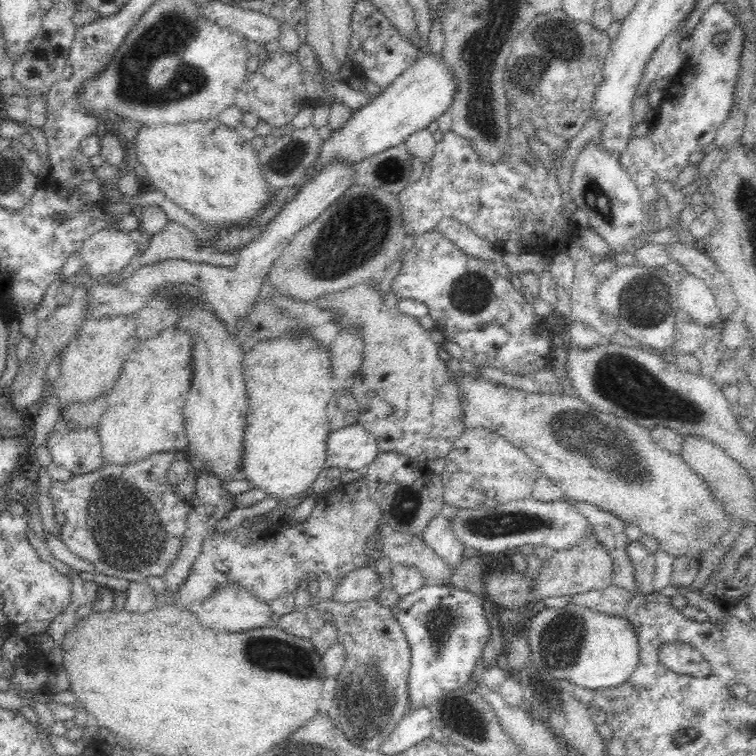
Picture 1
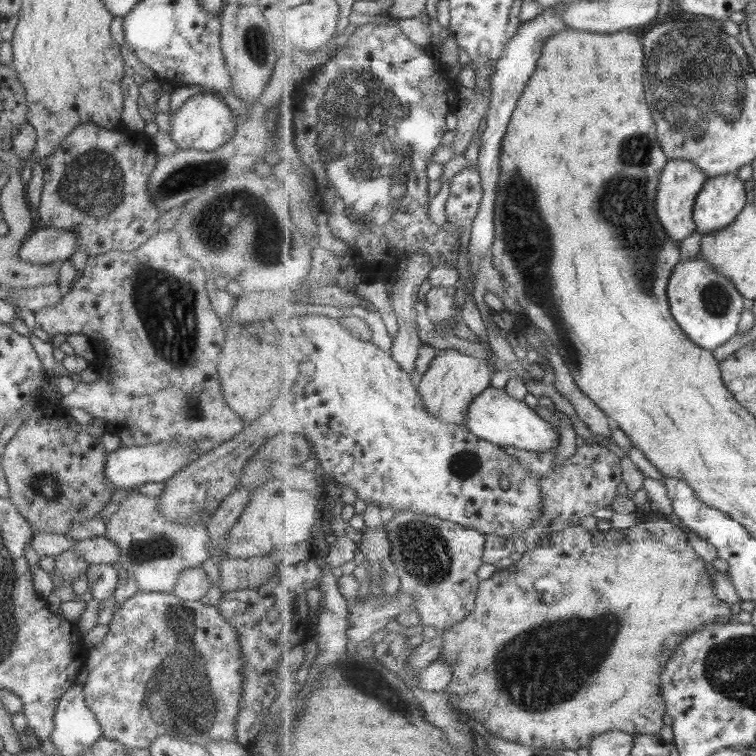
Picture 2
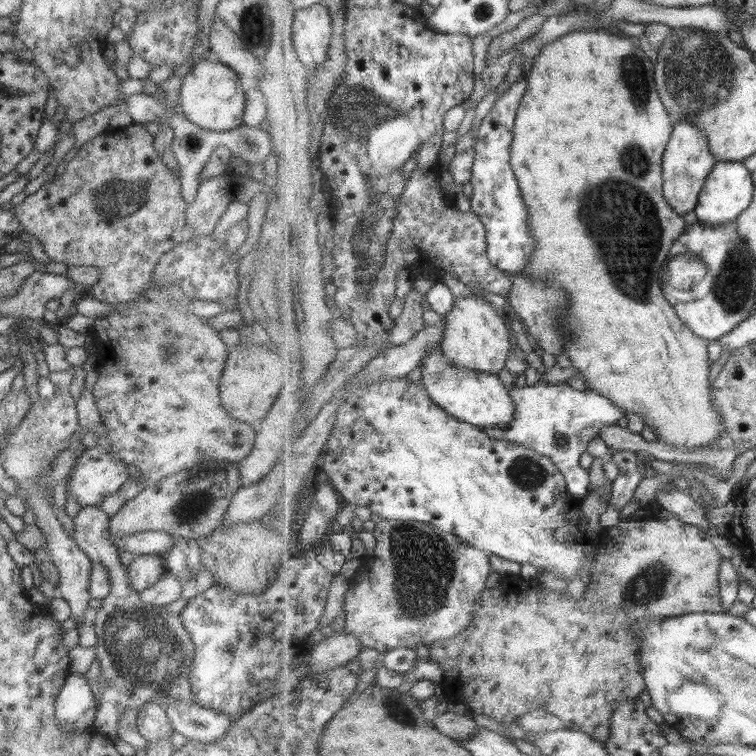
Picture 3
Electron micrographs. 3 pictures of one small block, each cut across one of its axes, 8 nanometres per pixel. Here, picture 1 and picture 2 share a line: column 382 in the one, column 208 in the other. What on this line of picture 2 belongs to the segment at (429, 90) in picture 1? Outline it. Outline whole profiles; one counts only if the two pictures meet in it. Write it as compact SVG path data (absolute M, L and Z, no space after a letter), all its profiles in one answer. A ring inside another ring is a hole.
M210 89L197 92L184 100L173 114L169 137L179 149L193 149L209 152L224 145L235 133L233 113L223 103L220 93Z

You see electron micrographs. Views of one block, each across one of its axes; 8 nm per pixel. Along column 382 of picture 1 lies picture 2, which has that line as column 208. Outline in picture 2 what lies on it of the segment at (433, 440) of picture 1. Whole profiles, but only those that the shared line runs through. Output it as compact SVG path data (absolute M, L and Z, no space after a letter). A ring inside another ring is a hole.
M173 229L159 230L157 234L142 242L141 246L129 252L110 250L105 254L87 257L83 270L77 274L70 287L64 290L61 300L52 307L40 308L34 313L36 328L41 329L48 336L83 334L99 346L99 354L109 354L109 356L97 356L95 362L93 362L92 366L95 366L95 372L99 374L95 384L84 384L76 380L74 390L59 397L59 408L62 410L68 408L82 409L95 418L106 420L111 426L129 430L132 433L131 436L119 436L121 438L120 444L123 444L123 446L143 446L148 444L173 446L174 444L184 444L193 453L193 460L198 458L197 455L208 452L214 446L239 434L246 422L227 407L223 399L221 386L219 386L219 380L217 380L217 358L221 353L221 347L223 347L225 326L219 321L219 318L211 308L205 290L204 273L198 262L195 262L183 252L180 237Z

